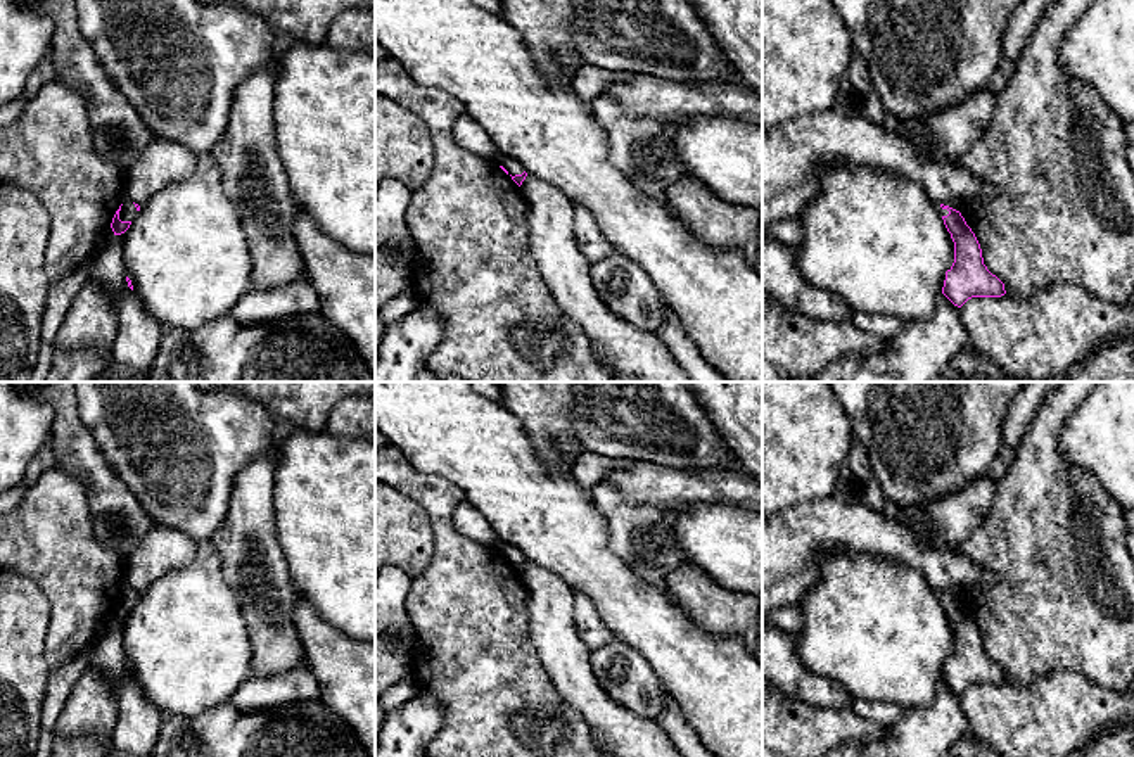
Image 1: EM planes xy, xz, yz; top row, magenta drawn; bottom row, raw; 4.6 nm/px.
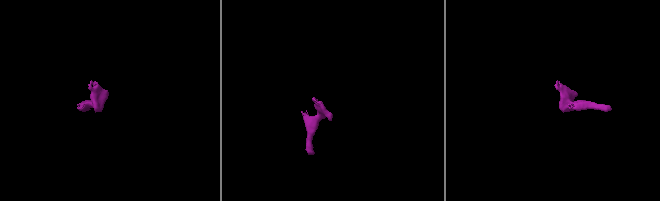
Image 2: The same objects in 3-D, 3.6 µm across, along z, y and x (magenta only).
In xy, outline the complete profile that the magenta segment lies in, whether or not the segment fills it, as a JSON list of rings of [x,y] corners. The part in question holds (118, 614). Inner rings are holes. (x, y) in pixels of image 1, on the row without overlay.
[[[123,581],[123,588],[121,588],[121,593],[119,596],[116,598],[114,605],[112,605],[112,610],[111,610],[111,615],[114,619],[114,622],[121,622],[124,620],[130,612],[131,612],[131,607],[137,603],[137,600],[140,598],[140,593],[131,589],[124,581]]]

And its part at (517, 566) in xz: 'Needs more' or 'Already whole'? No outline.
Needs more

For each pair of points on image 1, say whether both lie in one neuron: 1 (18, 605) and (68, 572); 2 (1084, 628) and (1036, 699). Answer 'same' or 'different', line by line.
1: different
2: different

